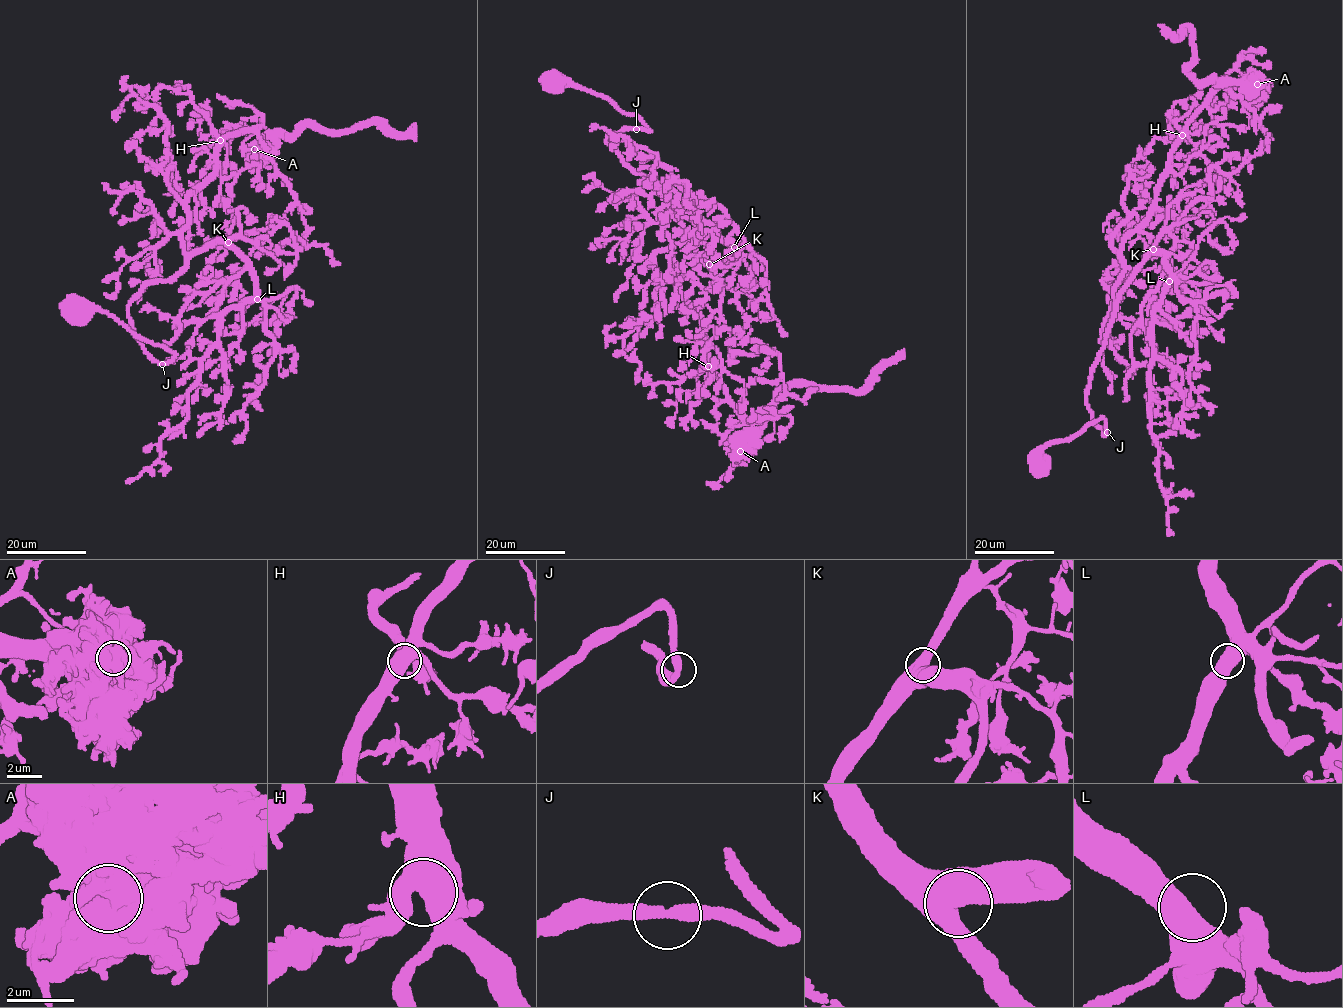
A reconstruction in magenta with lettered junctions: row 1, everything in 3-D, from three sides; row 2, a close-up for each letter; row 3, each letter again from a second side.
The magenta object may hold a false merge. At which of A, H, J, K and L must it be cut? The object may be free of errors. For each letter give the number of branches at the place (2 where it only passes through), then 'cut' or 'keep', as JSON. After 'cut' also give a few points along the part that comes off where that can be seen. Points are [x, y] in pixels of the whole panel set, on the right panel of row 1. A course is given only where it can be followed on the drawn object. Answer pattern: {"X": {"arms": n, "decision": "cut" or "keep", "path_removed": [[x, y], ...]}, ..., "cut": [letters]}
{"A": {"arms": 1, "decision": "cut", "path_removed": [[1257, 84], [1245, 80], [1201, 81], [1193, 77], [1188, 63], [1193, 56], [1191, 28], [1170, 35], [1157, 24]]}, "H": {"arms": 2, "decision": "keep"}, "J": {"arms": 2, "decision": "keep"}, "K": {"arms": 2, "decision": "keep"}, "L": {"arms": 2, "decision": "keep"}, "cut": ["A"]}

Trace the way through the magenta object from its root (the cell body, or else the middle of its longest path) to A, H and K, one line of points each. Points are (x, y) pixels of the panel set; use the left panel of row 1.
A: (77, 311), (173, 357), (146, 351), (129, 302), (184, 267), (187, 194), (218, 140), (263, 126), (255, 149)
H: (77, 311), (108, 312), (173, 357), (146, 351), (129, 302), (184, 267), (187, 194), (213, 175), (220, 140)
K: (77, 311), (114, 316), (175, 354), (164, 363), (136, 334), (129, 302), (187, 254), (228, 242)

